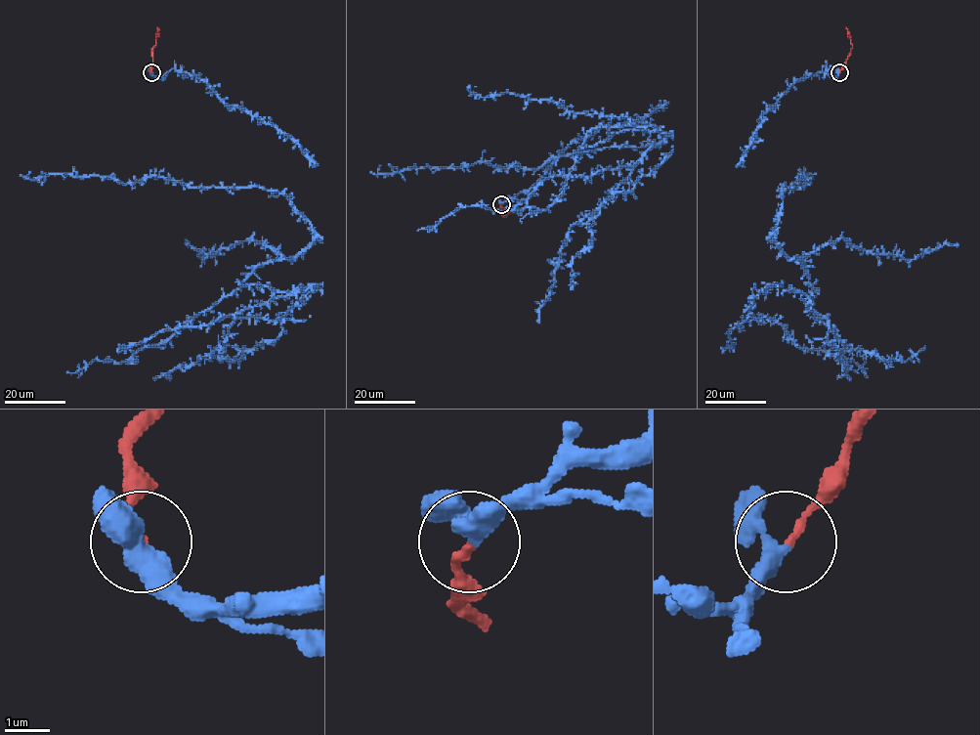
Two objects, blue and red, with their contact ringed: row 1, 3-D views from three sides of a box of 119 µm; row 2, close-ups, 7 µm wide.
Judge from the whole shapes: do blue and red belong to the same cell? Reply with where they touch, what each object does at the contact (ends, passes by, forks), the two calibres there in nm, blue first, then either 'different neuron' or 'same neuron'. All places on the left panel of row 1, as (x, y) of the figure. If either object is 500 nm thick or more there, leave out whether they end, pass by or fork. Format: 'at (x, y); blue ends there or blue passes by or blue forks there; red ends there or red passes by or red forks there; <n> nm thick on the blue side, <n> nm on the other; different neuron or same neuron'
at (151, 72); blue passes by; red ends there; 440 nm thick on the blue side, 190 nm on the other; different neuron

